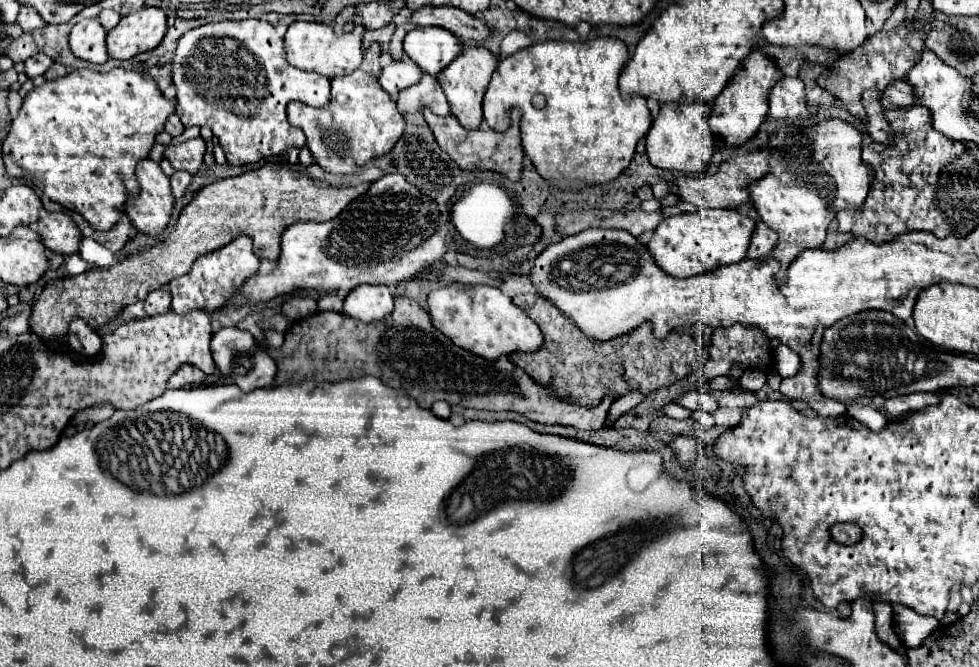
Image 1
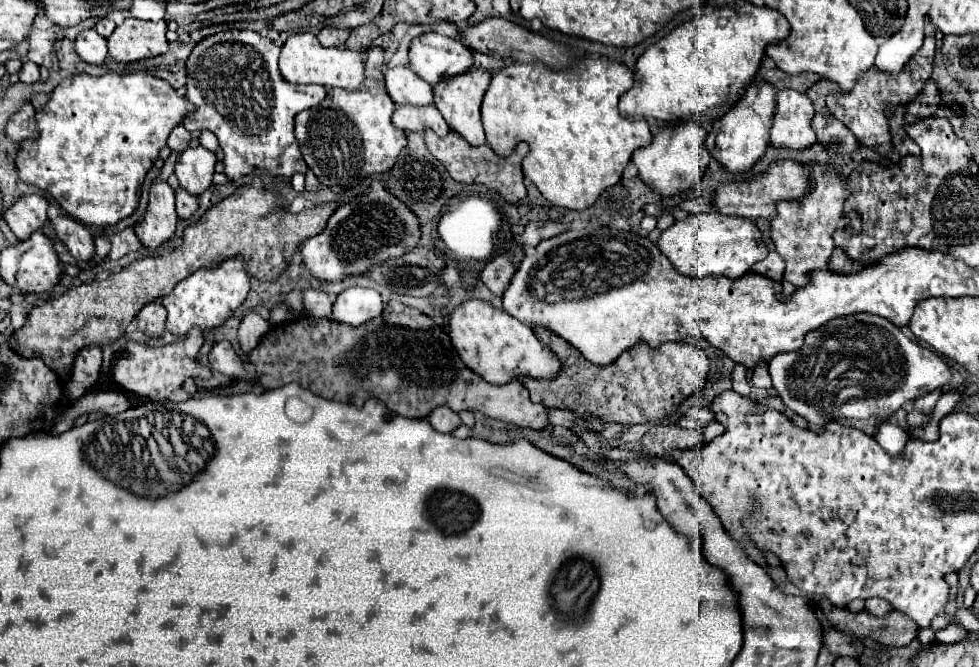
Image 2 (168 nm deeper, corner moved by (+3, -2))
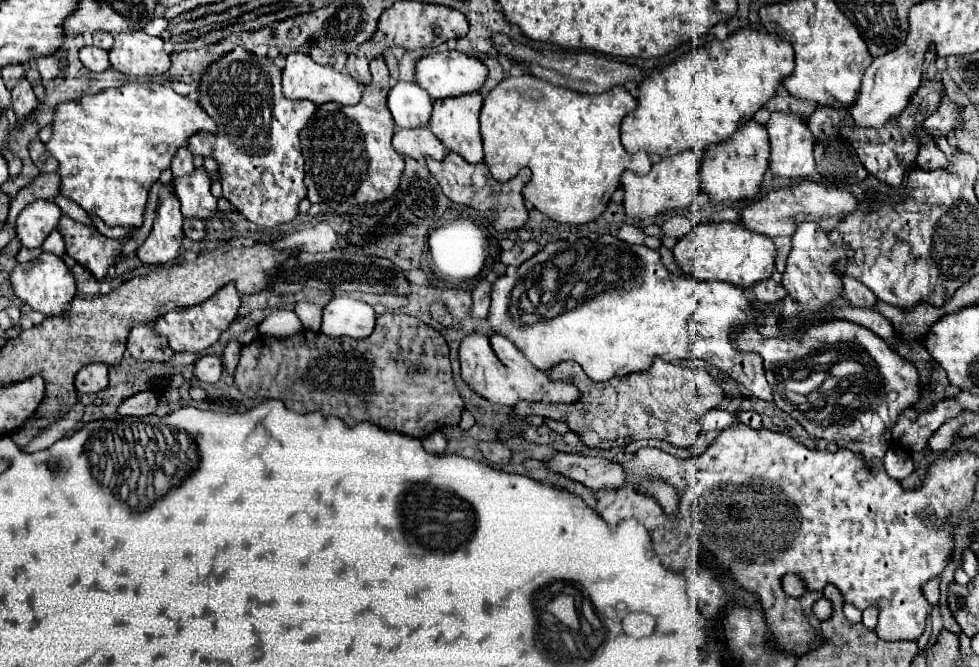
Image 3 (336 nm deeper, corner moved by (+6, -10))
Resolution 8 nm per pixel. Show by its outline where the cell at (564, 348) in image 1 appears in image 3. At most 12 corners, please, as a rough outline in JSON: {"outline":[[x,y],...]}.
{"outline":[[660,357],[594,383],[578,363],[548,373],[572,405],[520,401],[590,449],[660,439],[692,447],[724,389]]}

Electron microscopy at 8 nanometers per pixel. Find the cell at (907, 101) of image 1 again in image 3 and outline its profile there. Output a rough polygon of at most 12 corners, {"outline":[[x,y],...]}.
{"outline":[[948,97],[924,121],[934,137],[962,129],[960,107]]}

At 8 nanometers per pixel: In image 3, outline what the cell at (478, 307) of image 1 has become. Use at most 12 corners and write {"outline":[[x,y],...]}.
{"outline":[[503,335],[460,345],[464,383],[494,405],[574,403]]}

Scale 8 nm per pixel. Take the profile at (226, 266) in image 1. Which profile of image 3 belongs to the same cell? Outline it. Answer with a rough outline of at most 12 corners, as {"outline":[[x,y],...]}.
{"outline":[[234,283],[154,323],[172,351],[202,353],[236,319]]}

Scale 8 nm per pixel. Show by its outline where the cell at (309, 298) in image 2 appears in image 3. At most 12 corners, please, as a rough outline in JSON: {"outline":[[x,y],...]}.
{"outline":[[296,303],[296,315],[304,329],[320,331],[322,305]]}

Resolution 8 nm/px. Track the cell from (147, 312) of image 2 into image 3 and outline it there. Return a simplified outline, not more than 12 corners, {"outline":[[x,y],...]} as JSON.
{"outline":[[148,323],[128,335],[128,353],[140,363],[168,361],[168,343]]}

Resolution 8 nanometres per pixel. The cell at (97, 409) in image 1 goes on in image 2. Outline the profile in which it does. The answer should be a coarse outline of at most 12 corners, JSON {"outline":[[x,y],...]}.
{"outline":[[119,391],[87,393],[57,417],[53,433],[69,431],[89,413],[117,415],[133,403]]}

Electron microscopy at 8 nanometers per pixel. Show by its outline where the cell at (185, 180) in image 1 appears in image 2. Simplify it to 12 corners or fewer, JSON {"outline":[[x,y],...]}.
{"outline":[[177,189],[177,215],[187,219],[197,209],[197,197]]}

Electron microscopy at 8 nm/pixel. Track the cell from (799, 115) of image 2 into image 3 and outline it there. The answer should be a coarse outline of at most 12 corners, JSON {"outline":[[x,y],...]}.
{"outline":[[772,113],[770,171],[814,173],[814,137],[792,113]]}

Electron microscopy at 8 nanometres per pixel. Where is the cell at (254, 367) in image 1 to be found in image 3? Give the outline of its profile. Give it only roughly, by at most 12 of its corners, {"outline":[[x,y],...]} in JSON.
{"outline":[[204,355],[194,363],[194,377],[216,383],[222,375],[218,355]]}

